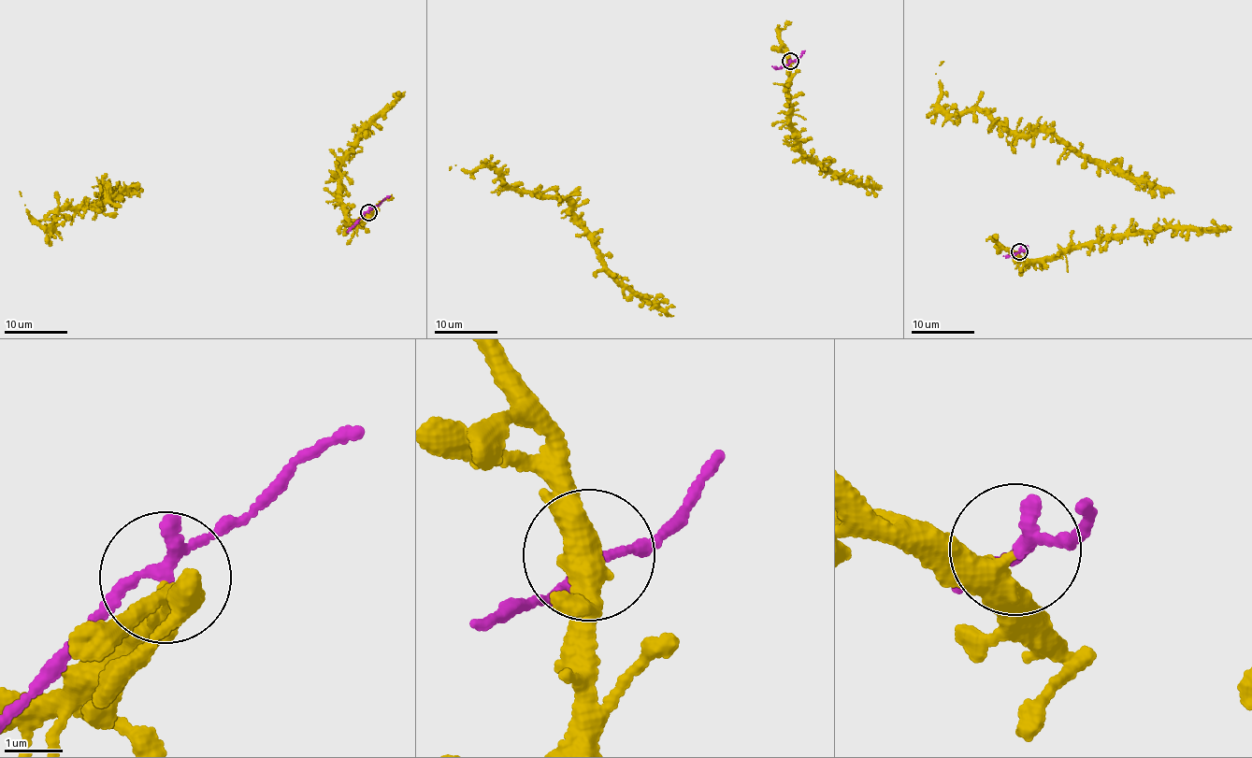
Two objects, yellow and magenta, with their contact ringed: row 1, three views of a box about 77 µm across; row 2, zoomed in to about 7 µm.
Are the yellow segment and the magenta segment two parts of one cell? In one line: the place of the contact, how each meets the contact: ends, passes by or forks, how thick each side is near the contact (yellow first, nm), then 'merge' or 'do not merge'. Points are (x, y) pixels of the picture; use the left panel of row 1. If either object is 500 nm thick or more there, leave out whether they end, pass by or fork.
place (368, 212); yellow passes by; magenta passes by; calibres 340 and 200 nm; do not merge

